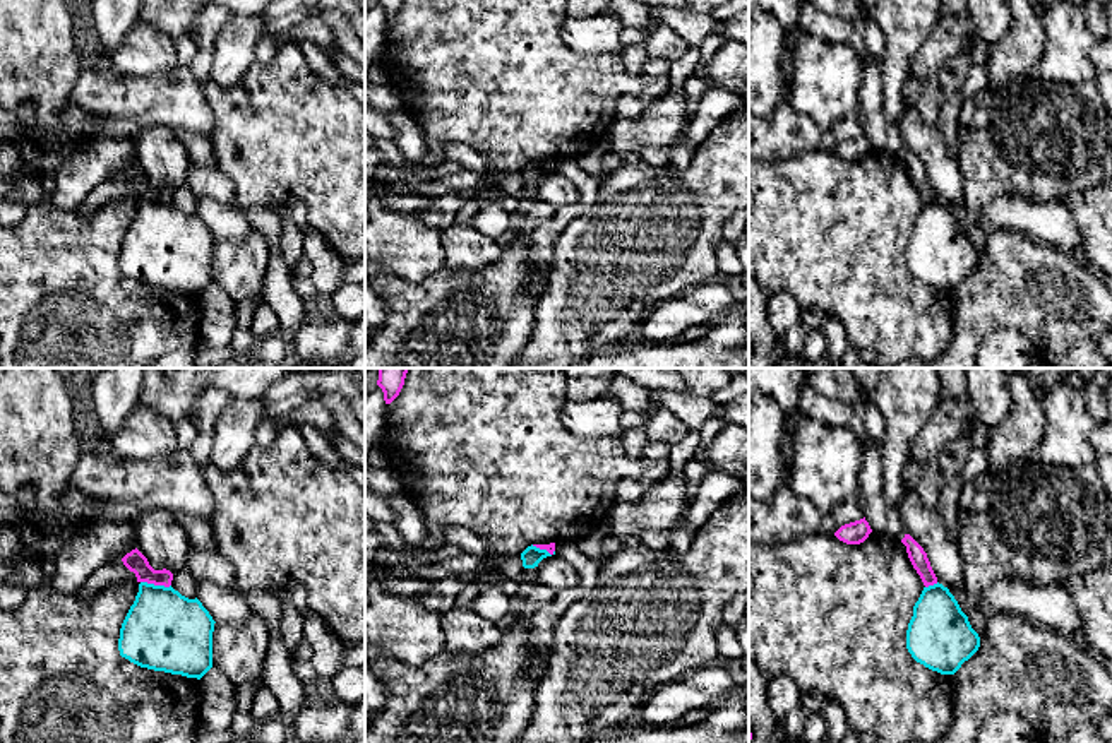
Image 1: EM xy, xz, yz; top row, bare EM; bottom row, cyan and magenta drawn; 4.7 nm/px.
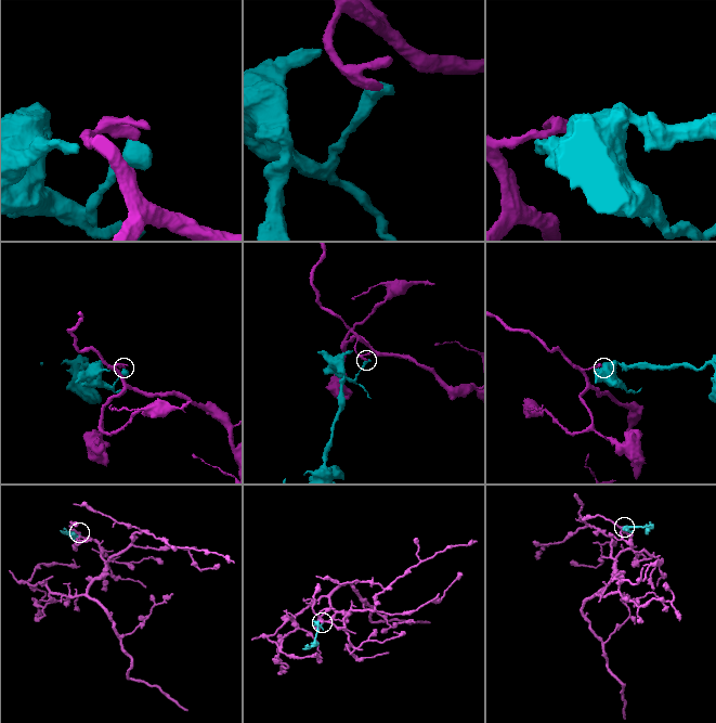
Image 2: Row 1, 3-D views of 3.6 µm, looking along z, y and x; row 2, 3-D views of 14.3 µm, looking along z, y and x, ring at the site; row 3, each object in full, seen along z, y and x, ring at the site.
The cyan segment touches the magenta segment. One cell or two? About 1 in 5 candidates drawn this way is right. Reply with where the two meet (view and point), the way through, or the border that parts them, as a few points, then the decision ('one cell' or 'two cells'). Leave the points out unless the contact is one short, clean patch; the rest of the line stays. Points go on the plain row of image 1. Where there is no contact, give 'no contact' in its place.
contact xy (156, 202); border xy (141, 197), (170, 202); two cells

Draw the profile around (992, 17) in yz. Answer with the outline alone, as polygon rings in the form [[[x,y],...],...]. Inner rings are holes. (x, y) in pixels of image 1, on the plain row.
[[[966,0],[966,12],[977,26],[977,34],[987,45],[1002,39],[1011,26],[1007,0]]]

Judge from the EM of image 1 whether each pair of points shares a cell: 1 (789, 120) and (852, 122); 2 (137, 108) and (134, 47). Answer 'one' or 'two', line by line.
1: one
2: two

